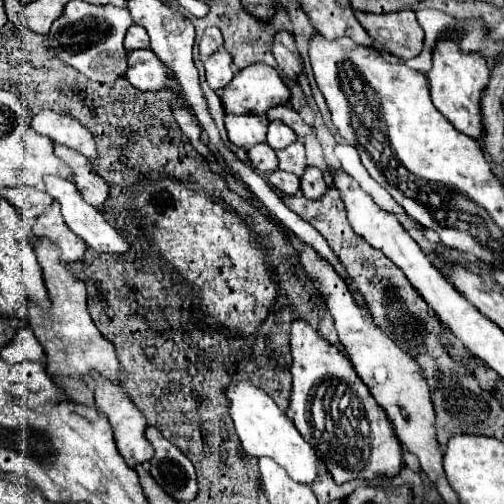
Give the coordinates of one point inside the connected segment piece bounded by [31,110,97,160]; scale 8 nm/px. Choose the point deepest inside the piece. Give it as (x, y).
(61, 129)

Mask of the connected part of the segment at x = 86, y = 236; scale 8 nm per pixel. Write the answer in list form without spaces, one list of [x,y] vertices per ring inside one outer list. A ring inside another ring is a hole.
[[[45,176],[43,178],[45,182],[45,192],[57,200],[61,204],[61,214],[63,214],[63,220],[65,224],[79,236],[87,242],[87,246],[91,246],[93,250],[97,252],[115,252],[115,254],[123,254],[129,250],[129,244],[115,232],[115,228],[103,218],[101,210],[91,206],[89,202],[85,202],[85,198],[81,198],[81,192],[77,190],[77,186],[71,182],[71,180],[65,180],[65,178],[57,178],[57,176]]]

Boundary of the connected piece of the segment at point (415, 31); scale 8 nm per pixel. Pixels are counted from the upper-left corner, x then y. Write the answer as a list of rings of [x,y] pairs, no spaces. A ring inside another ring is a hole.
[[[397,10],[389,14],[355,12],[355,16],[377,44],[399,60],[405,62],[421,54],[423,28],[419,26],[413,10]]]

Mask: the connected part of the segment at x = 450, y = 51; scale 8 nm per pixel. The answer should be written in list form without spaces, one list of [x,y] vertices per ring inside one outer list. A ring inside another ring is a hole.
[[[441,36],[435,40],[431,48],[431,70],[427,72],[427,80],[431,86],[431,100],[435,108],[463,134],[479,138],[483,134],[481,126],[481,110],[479,110],[479,98],[489,82],[489,68],[477,52],[463,52],[459,42],[451,36]]]

